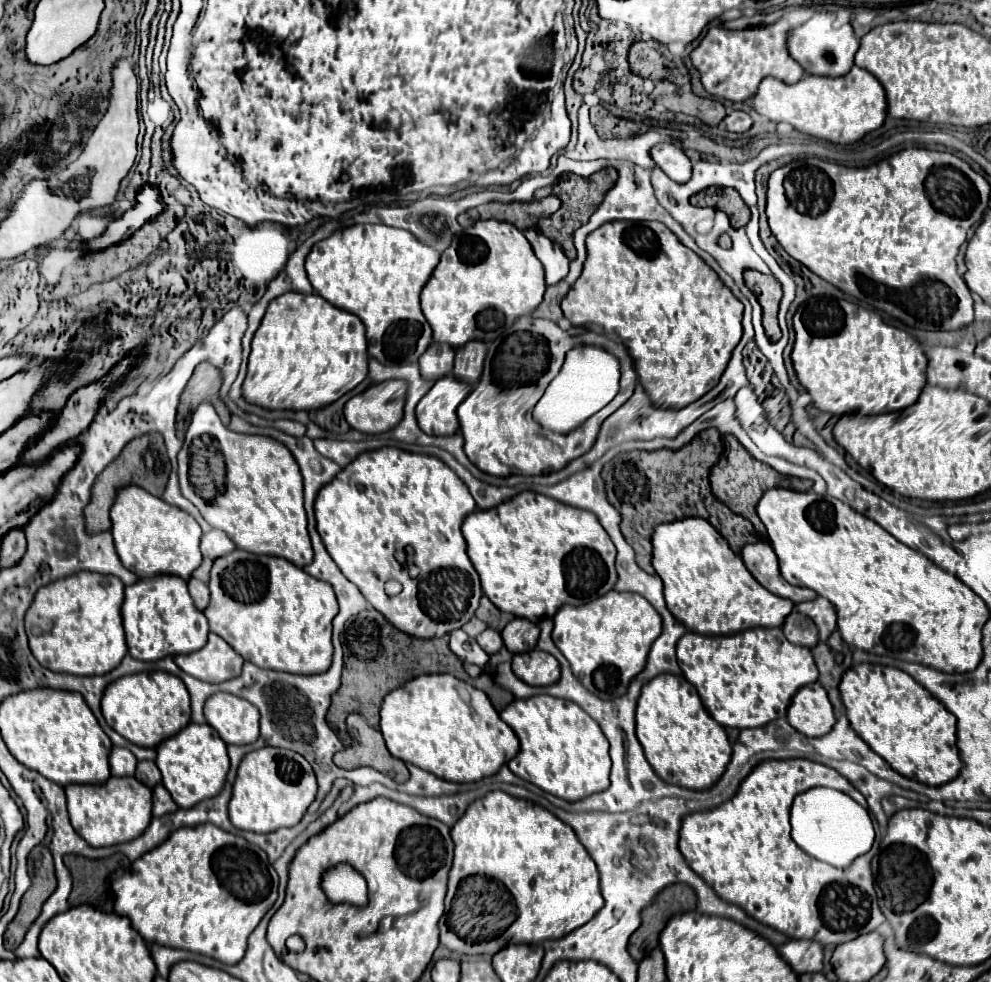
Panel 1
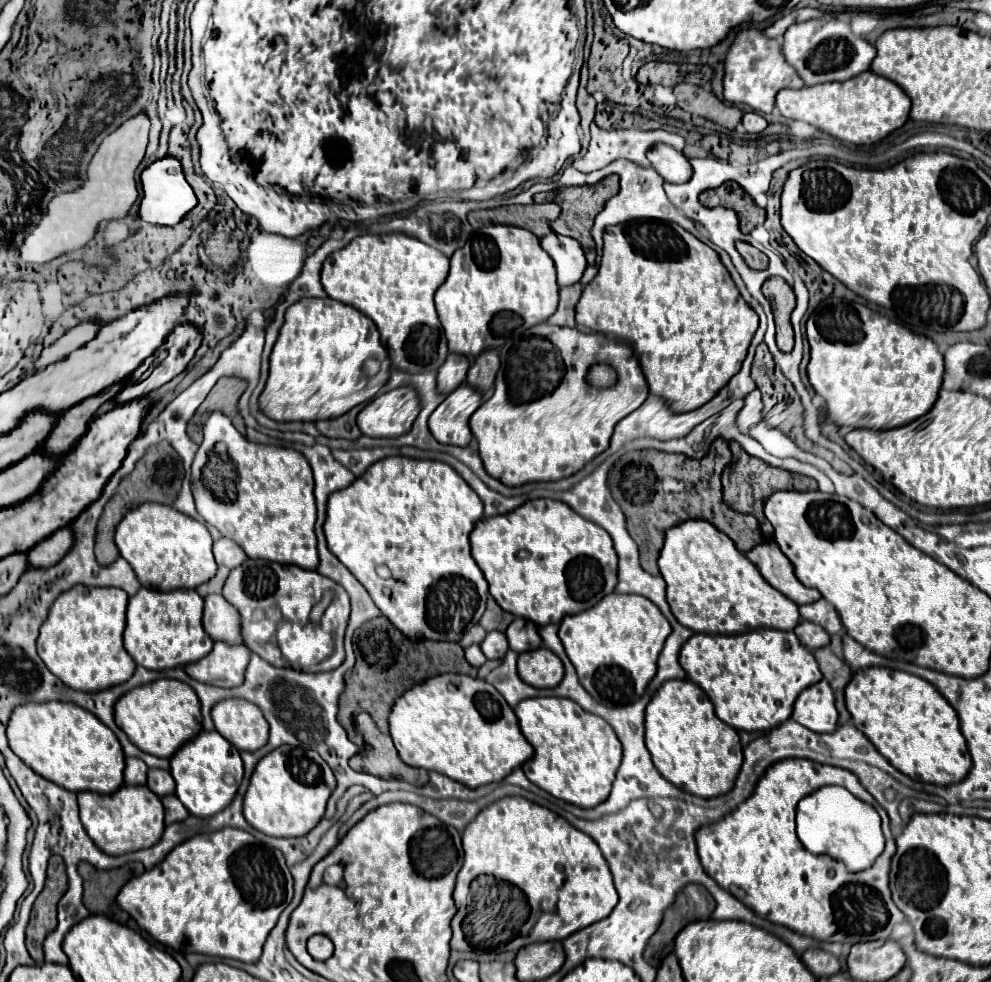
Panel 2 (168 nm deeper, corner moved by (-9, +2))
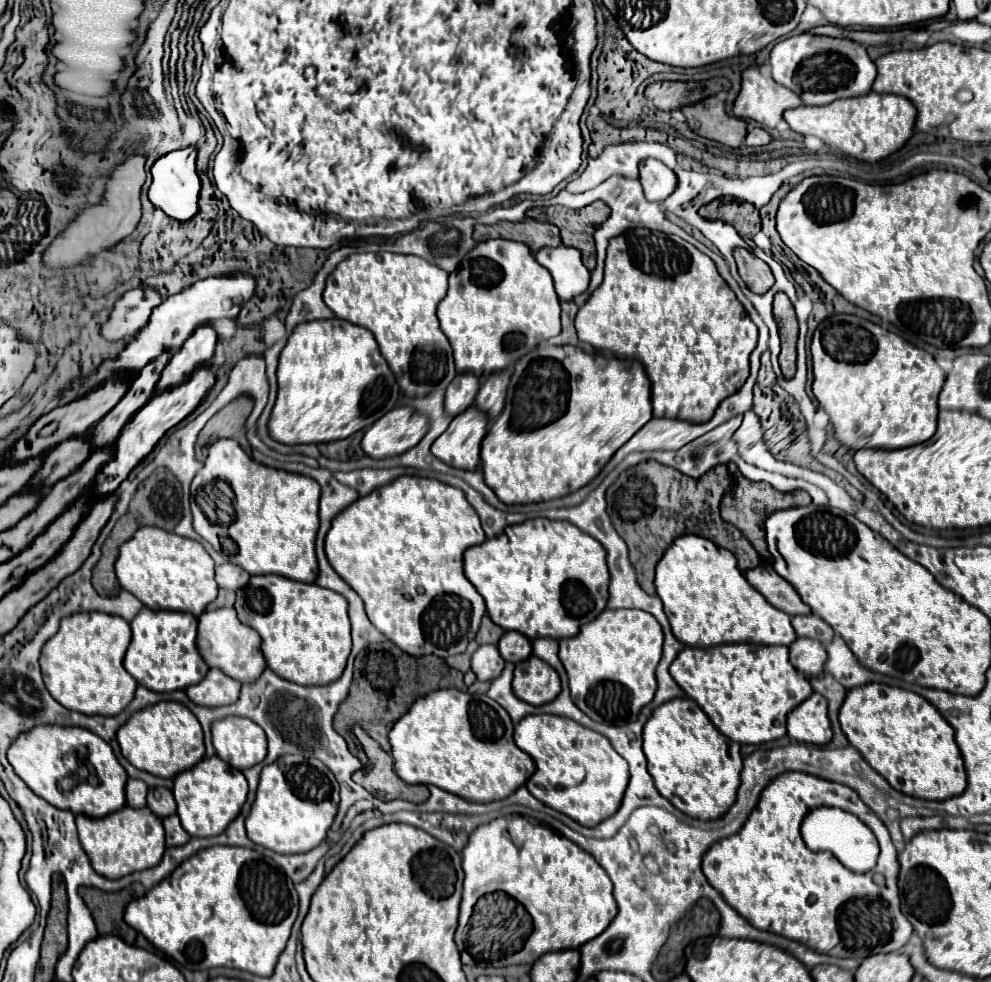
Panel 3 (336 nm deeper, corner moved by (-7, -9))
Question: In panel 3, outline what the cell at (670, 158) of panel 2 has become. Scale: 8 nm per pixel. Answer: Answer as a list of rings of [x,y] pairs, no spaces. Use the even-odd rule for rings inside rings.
[[[646,159],[640,163],[640,183],[648,201],[664,201],[678,187],[678,177],[662,161]]]

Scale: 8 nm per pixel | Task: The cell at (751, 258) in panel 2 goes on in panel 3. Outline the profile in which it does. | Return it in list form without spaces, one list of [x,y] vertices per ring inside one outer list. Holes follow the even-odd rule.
[[[738,249],[736,253],[738,253],[738,257],[736,257],[738,259],[738,273],[740,273],[742,281],[754,293],[766,293],[774,283],[774,275],[772,275],[770,267],[746,249]]]

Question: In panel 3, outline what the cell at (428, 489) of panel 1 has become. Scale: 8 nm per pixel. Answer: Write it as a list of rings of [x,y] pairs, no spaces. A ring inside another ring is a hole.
[[[402,475],[398,479],[394,479],[388,485],[382,485],[378,489],[374,489],[366,497],[360,497],[358,501],[354,501],[350,507],[346,507],[346,511],[340,511],[334,517],[334,523],[326,535],[326,555],[330,565],[334,567],[334,571],[362,597],[364,605],[366,605],[366,613],[372,619],[372,625],[382,631],[392,643],[396,643],[402,651],[410,653],[410,655],[436,655],[436,657],[450,657],[450,655],[458,655],[466,651],[466,645],[476,637],[478,627],[480,627],[480,619],[486,613],[484,607],[484,599],[478,595],[478,591],[474,589],[472,583],[468,583],[466,575],[464,575],[464,559],[462,553],[472,547],[472,545],[480,545],[486,539],[480,519],[478,515],[474,515],[474,509],[470,507],[470,503],[466,503],[466,497],[462,495],[462,491],[458,491],[456,487],[444,485],[438,479],[426,479],[426,477],[414,477],[414,475]]]

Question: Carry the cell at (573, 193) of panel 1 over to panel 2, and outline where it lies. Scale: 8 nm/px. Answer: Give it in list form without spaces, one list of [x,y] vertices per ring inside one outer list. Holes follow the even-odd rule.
[[[608,176],[604,180],[600,180],[598,184],[594,186],[570,186],[570,188],[558,188],[556,190],[556,196],[554,196],[554,202],[562,208],[558,220],[552,224],[552,230],[556,234],[562,234],[562,236],[572,236],[574,240],[578,240],[588,256],[588,264],[594,264],[594,258],[596,258],[596,244],[592,240],[592,224],[594,224],[594,218],[598,212],[602,212],[606,200],[610,200],[614,194],[618,192],[618,176]]]

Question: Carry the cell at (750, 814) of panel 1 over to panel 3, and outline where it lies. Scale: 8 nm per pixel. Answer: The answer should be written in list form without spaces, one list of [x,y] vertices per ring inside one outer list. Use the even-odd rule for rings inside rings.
[[[786,771],[772,779],[768,787],[762,791],[760,801],[756,809],[750,813],[746,823],[736,835],[730,835],[718,843],[714,843],[704,859],[702,859],[702,871],[708,879],[708,883],[720,891],[724,901],[734,907],[744,919],[748,919],[756,929],[778,933],[782,937],[794,939],[818,953],[830,953],[836,945],[842,945],[844,949],[854,955],[854,959],[862,961],[876,953],[892,953],[898,951],[910,937],[912,925],[900,911],[900,897],[896,887],[898,877],[898,859],[896,859],[896,847],[890,839],[888,829],[884,823],[860,801],[858,793],[846,785],[826,781],[816,775],[800,773],[800,771]],[[814,807],[840,807],[848,813],[854,813],[860,817],[876,835],[880,843],[880,859],[878,865],[870,873],[852,873],[842,867],[842,863],[832,853],[812,853],[806,849],[802,837],[800,837],[800,823],[808,811]],[[880,873],[886,879],[884,887],[878,887],[872,877]]]

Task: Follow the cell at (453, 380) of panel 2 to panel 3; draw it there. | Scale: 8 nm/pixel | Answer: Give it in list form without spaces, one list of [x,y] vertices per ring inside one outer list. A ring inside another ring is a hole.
[[[458,373],[454,377],[454,383],[450,383],[450,387],[446,387],[444,411],[450,417],[462,413],[466,407],[470,407],[474,403],[478,387],[480,387],[480,383],[478,383],[478,379],[474,375],[462,375],[462,373]]]

